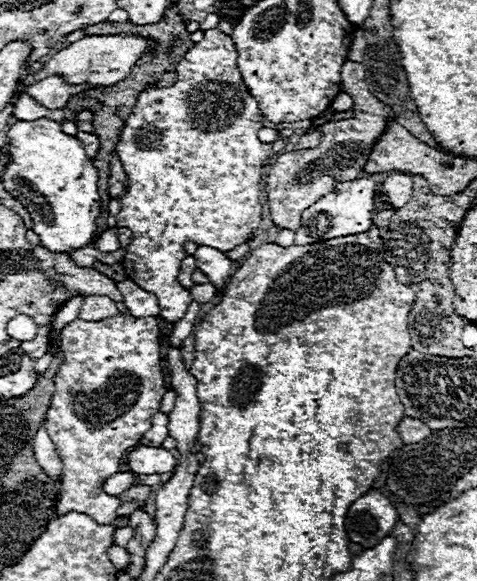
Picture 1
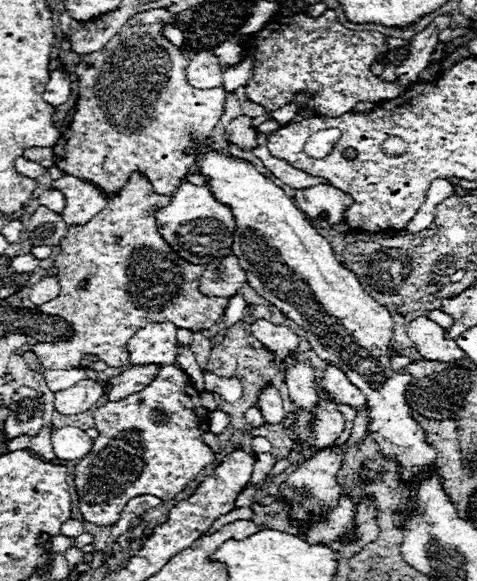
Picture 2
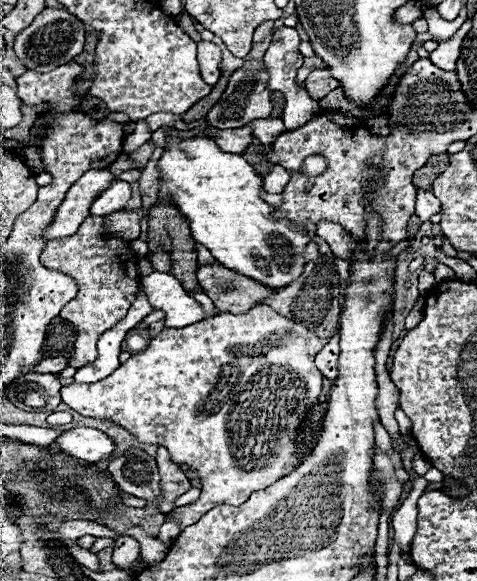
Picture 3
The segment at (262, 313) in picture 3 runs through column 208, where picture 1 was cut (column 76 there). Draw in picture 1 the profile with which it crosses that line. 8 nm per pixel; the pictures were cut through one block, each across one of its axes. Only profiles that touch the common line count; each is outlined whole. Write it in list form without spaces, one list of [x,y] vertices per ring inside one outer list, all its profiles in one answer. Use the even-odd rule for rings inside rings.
[[[120,312],[102,322],[84,322],[76,318],[62,330],[62,354],[62,364],[54,374],[56,390],[44,422],[62,460],[56,512],[66,514],[68,510],[80,510],[96,518],[96,522],[112,524],[118,516],[116,510],[120,506],[120,498],[106,494],[102,490],[102,484],[120,470],[126,454],[150,430],[152,416],[156,414],[156,410],[160,410],[160,402],[166,394],[164,374],[160,366],[160,330],[156,316],[136,318],[132,314]]]

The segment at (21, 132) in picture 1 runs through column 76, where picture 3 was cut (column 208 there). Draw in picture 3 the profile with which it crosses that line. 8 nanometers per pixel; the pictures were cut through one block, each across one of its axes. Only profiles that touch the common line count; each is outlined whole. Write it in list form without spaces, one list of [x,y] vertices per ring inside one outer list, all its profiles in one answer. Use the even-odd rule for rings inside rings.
[[[170,138],[158,162],[162,188],[158,198],[172,198],[190,220],[192,236],[210,248],[226,268],[280,290],[304,272],[304,248],[310,236],[296,222],[276,218],[276,208],[262,200],[262,176],[240,154],[222,152],[210,138]]]

